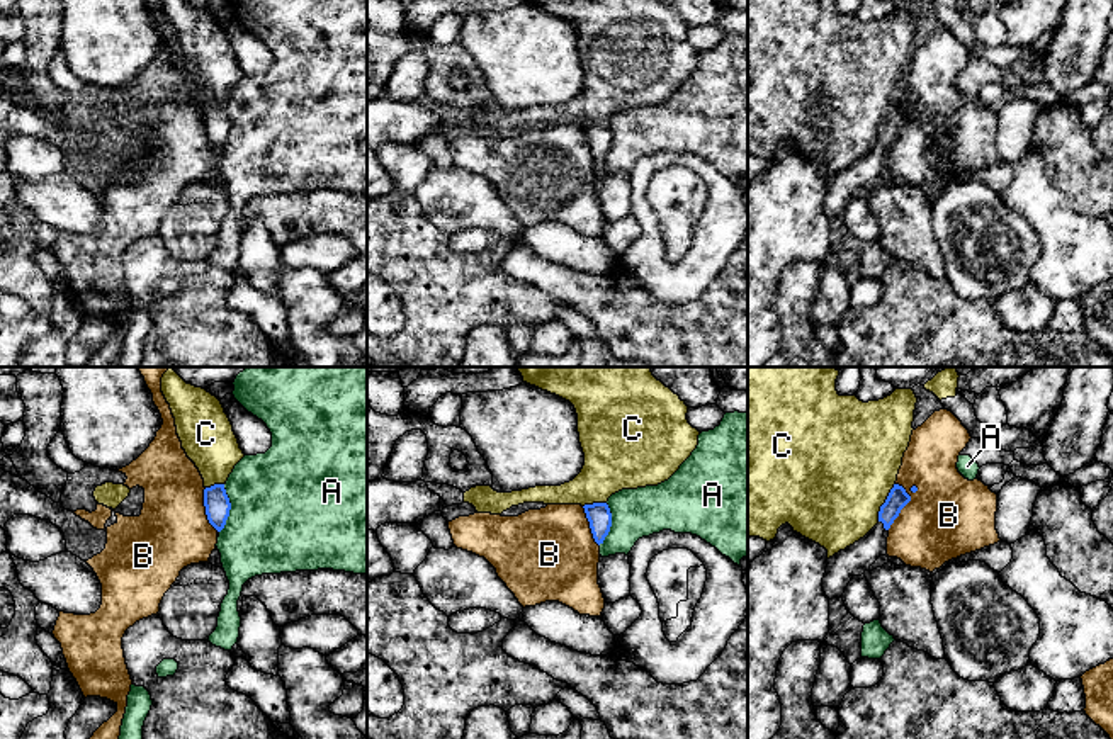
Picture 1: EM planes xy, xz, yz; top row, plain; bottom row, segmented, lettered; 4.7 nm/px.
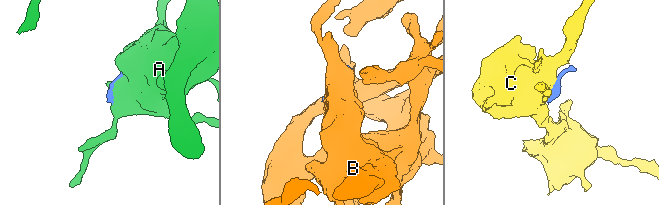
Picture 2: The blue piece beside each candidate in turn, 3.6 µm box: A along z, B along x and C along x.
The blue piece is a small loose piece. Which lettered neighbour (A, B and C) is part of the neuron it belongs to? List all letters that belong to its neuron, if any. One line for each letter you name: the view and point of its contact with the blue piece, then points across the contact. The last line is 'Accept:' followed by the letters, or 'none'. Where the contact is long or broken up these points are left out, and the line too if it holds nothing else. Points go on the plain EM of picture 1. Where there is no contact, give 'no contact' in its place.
Accept: none

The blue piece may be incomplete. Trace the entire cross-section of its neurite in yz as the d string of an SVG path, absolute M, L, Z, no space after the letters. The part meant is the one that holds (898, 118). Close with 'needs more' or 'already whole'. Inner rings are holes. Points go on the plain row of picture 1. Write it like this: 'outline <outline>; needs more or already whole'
outline M894 104L880 126L879 143L863 158L828 178L822 211L829 219L843 216L853 195L865 194L880 175L887 173L889 148L909 121L906 109Z; needs more

